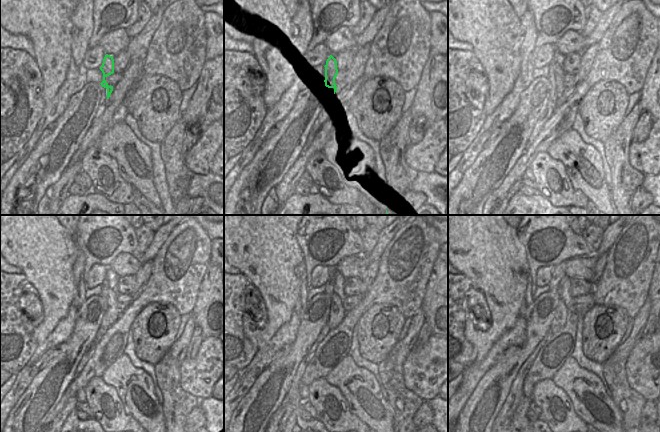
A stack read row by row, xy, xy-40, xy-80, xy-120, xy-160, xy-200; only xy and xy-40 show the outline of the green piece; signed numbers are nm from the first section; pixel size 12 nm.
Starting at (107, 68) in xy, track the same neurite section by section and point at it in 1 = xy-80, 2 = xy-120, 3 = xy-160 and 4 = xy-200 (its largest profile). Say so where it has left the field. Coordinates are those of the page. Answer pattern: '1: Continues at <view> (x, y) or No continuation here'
1: Continues at xy-80 (556, 73)
2: Continues at xy-120 (113, 313)
3: Continues at xy-160 (337, 311)
4: Continues at xy-200 (561, 313)

